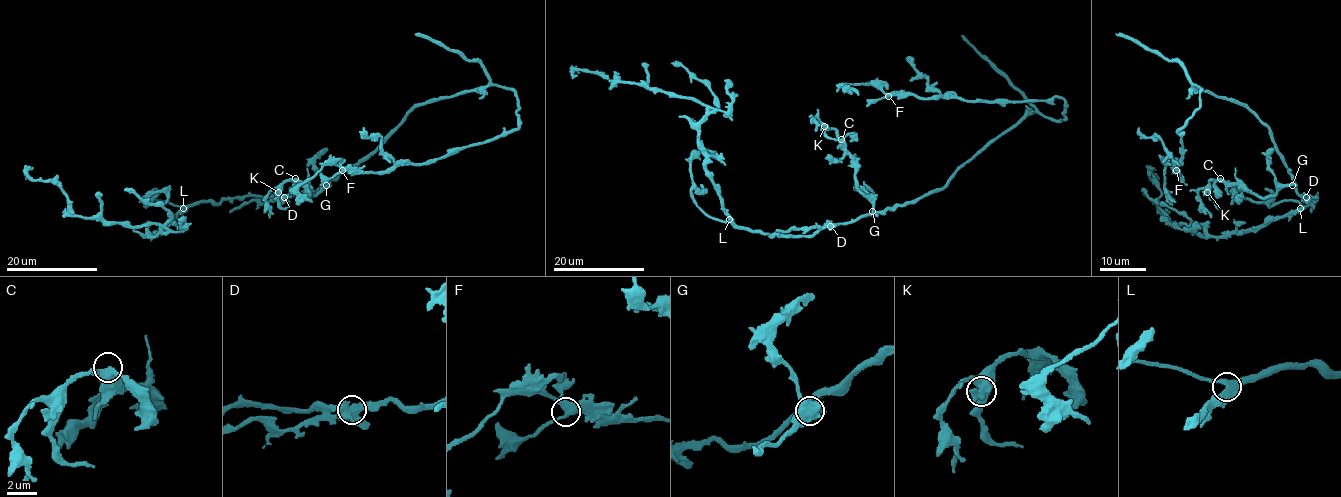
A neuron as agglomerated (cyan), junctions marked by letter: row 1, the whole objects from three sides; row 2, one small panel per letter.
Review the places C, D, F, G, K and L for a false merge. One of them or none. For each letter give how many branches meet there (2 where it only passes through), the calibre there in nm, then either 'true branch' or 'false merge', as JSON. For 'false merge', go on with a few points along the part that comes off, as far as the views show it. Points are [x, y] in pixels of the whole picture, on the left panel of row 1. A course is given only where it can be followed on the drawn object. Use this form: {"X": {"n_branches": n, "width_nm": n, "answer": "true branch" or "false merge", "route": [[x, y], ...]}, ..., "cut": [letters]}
{"C": {"n_branches": 3, "width_nm": 460, "answer": "true branch"}, "D": {"n_branches": 6, "width_nm": 600, "answer": "false merge", "route": [[283, 196], [263, 203], [250, 200], [230, 212]]}, "F": {"n_branches": 4, "width_nm": 320, "answer": "true branch"}, "G": {"n_branches": 4, "width_nm": 360, "answer": "true branch"}, "K": {"n_branches": 5, "width_nm": 550, "answer": "true branch"}, "L": {"n_branches": 4, "width_nm": 440, "answer": "true branch"}, "cut": ["D"]}

